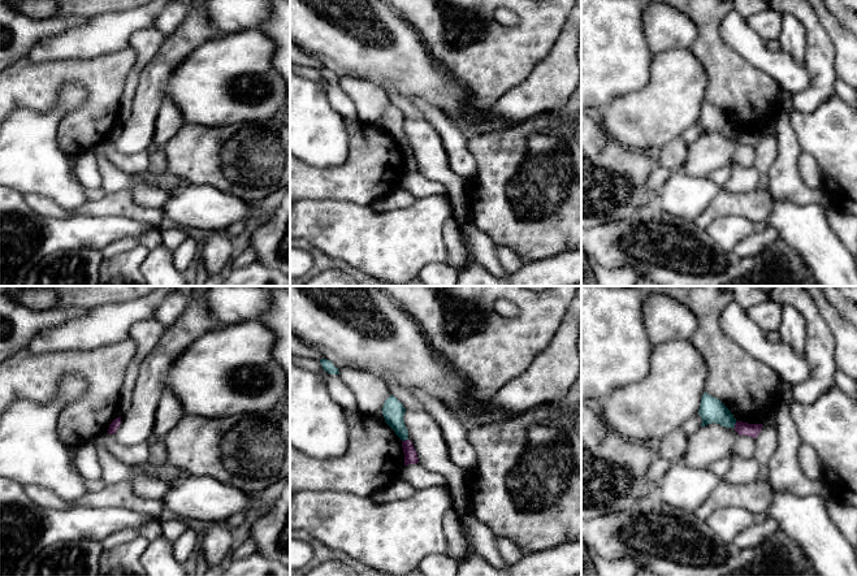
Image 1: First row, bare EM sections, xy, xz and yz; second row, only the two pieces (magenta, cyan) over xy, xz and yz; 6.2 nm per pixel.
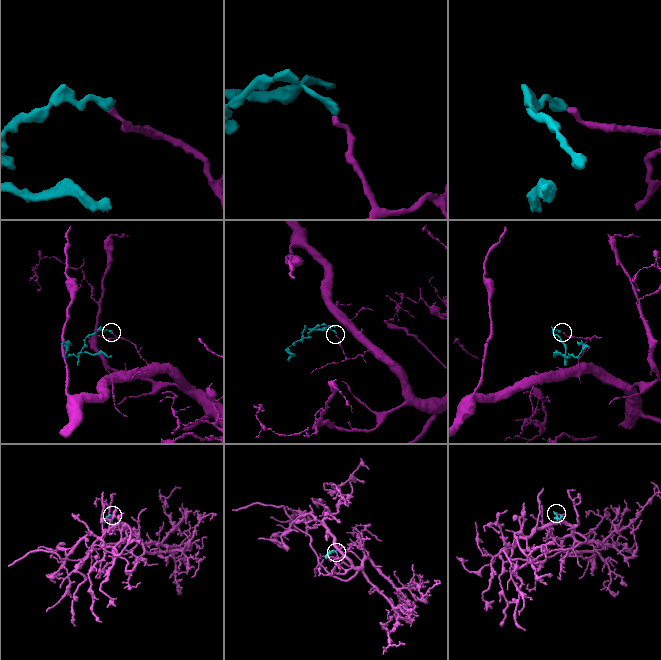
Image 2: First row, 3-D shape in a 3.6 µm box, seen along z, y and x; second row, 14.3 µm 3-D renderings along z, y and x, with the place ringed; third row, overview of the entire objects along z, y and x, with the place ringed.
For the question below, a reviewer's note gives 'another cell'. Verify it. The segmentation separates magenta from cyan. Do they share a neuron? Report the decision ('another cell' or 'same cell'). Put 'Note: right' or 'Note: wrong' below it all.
another cell
Note: right

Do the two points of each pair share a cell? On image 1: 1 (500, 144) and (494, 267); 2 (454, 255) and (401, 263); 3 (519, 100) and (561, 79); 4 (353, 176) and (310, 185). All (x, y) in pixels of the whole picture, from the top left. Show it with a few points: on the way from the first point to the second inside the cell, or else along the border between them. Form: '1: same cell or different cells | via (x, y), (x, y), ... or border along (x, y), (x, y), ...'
1: different cells | border along (474, 224), (497, 246)
2: different cells | border along (442, 226), (442, 241), (448, 263)
3: same cell | via (529, 99), (550, 83)
4: same cell | via (342, 183), (320, 183)

